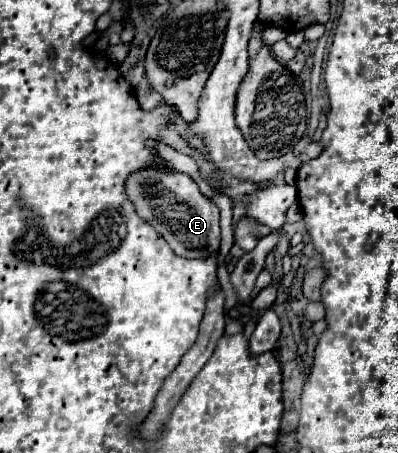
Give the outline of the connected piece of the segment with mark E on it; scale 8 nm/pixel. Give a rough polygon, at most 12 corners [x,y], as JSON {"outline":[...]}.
{"outline":[[131,176],[137,214],[183,258],[219,252],[219,208],[191,176]]}

